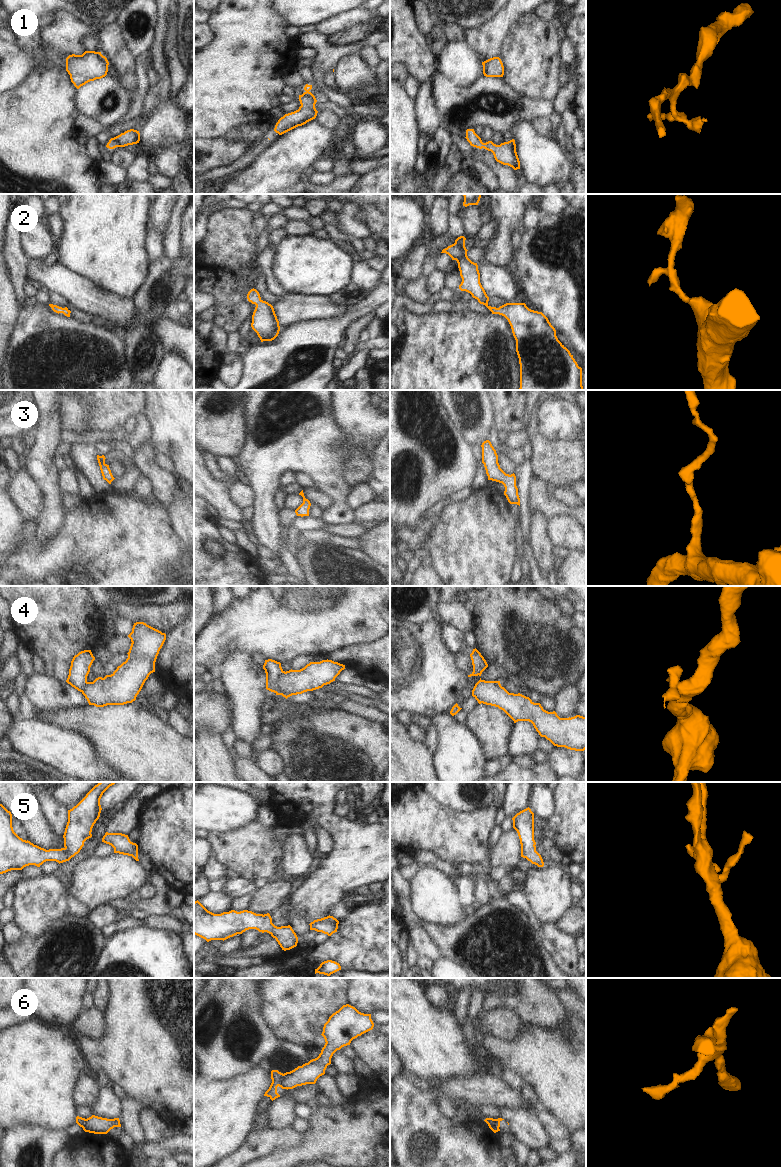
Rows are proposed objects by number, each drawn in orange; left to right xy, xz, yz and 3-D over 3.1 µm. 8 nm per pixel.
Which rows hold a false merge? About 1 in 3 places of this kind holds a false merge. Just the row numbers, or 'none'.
1, 4, 6

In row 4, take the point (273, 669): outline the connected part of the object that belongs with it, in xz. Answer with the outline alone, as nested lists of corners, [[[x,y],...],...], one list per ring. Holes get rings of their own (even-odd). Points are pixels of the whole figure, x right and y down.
[[[272,659],[265,660],[266,689],[276,693],[279,676],[283,673],[281,663]]]

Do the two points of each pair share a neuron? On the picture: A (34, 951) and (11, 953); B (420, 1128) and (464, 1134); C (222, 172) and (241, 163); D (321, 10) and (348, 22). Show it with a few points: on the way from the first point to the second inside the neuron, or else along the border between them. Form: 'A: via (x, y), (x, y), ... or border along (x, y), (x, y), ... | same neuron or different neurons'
A: via (28, 953), (17, 953) | same neuron
B: via (431, 1134), (453, 1134) | same neuron
C: via (227, 171), (236, 166) | same neuron
D: border along (352, 10), (325, 19), (315, 26) | different neurons

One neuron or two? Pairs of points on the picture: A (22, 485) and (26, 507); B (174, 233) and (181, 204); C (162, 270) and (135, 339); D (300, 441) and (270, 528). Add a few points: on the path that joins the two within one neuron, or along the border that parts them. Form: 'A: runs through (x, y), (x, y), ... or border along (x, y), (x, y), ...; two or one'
A: runs through (22, 490), (26, 496), (26, 502); one
B: runs through (175, 226), (178, 211); one
C: runs through (150, 287), (149, 310), (144, 322); one
D: runs through (278, 463), (265, 476), (265, 506); one

